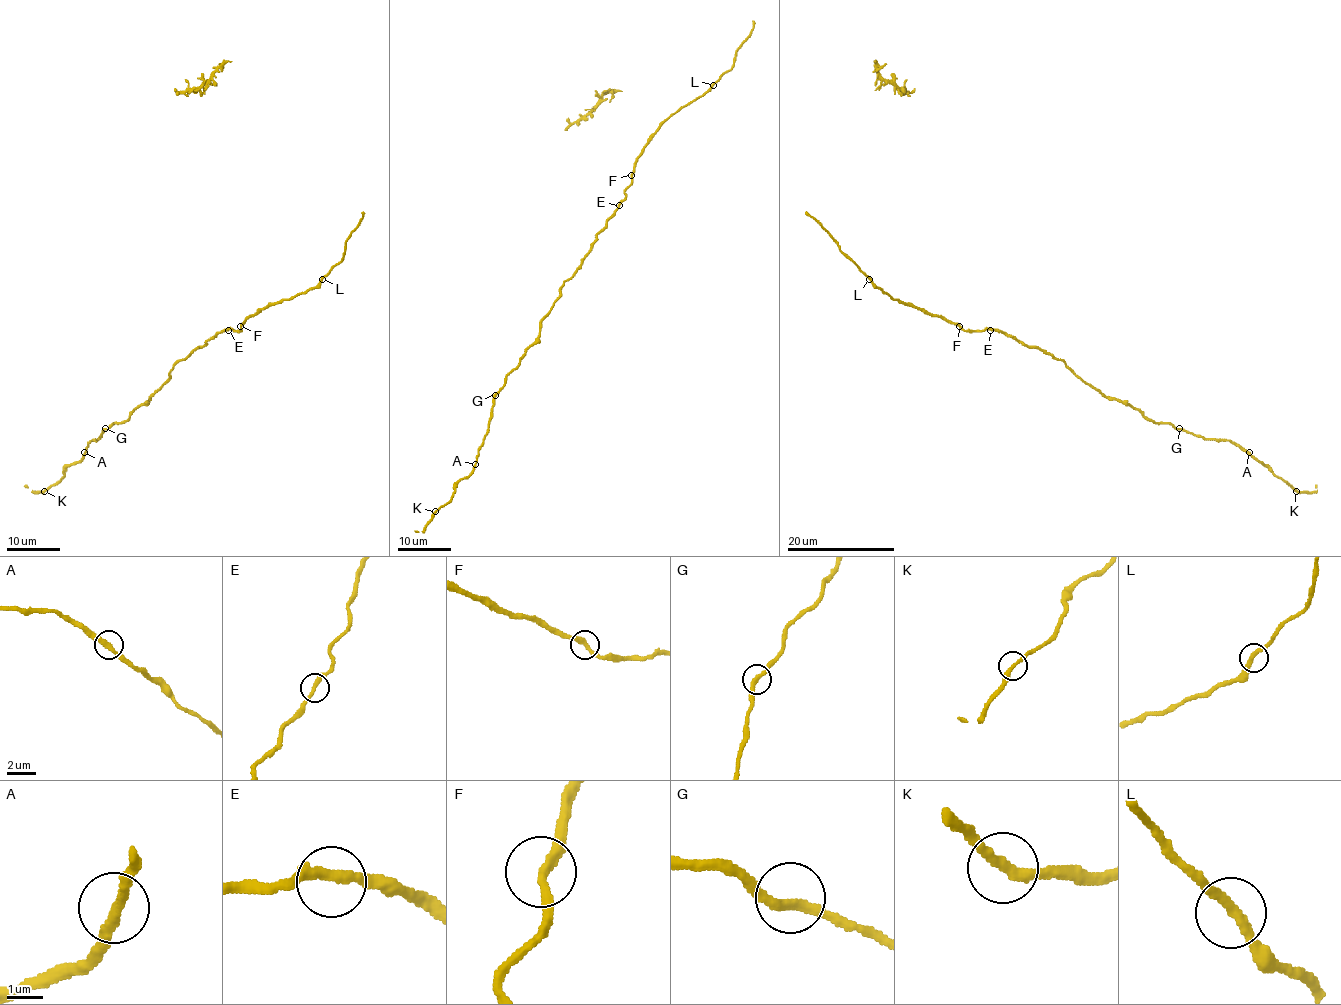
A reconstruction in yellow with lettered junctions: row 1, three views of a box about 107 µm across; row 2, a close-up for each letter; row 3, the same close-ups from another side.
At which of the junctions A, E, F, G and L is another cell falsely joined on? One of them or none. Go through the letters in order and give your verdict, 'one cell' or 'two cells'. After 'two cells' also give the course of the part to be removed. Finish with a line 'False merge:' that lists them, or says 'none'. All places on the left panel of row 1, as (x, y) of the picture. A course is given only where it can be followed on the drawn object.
A: two cells; foreign part runs (85, 452), (46, 490), (32, 492), (24, 486)
E: one cell
F: one cell
G: one cell
L: one cell
False merge: A

